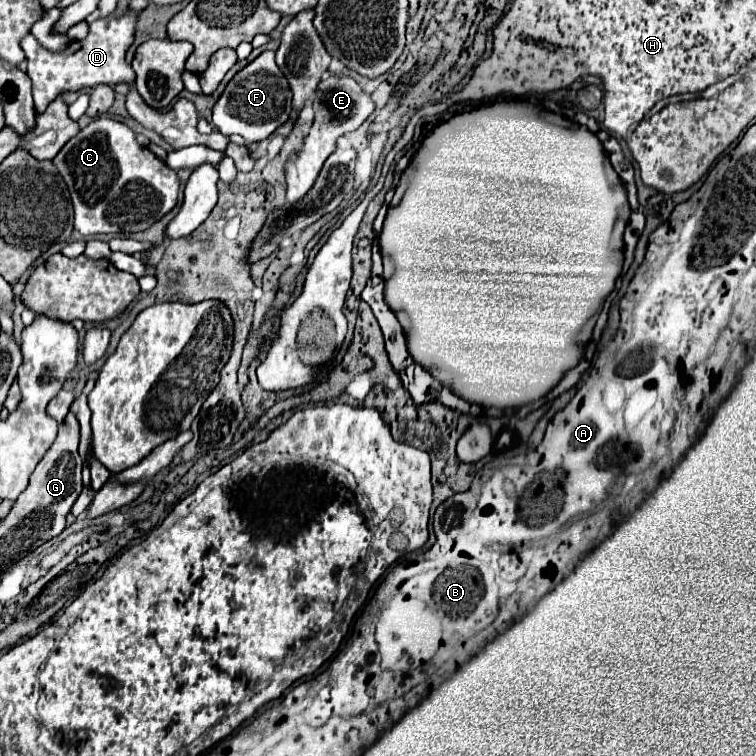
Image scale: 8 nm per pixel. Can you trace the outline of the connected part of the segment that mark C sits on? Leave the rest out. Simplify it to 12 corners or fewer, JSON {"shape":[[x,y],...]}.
{"shape":[[94,118],[52,162],[82,236],[142,232],[176,172]]}

